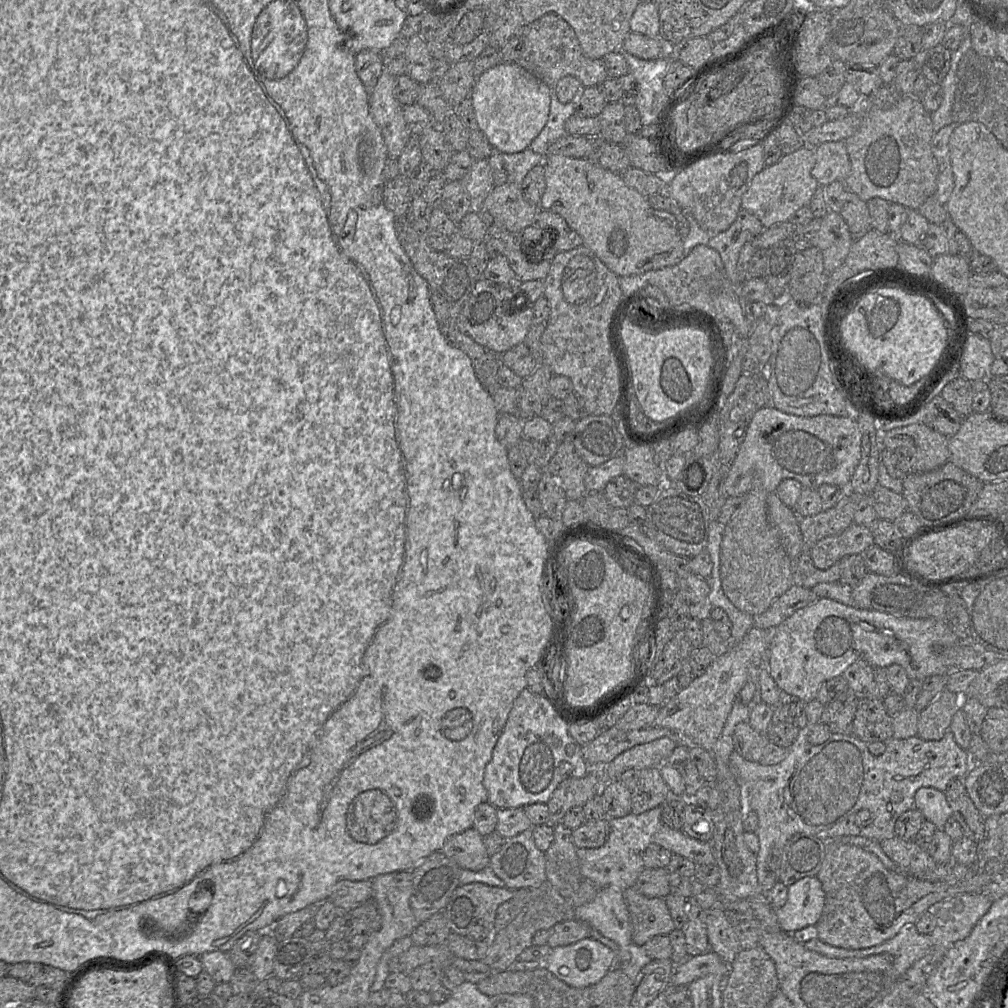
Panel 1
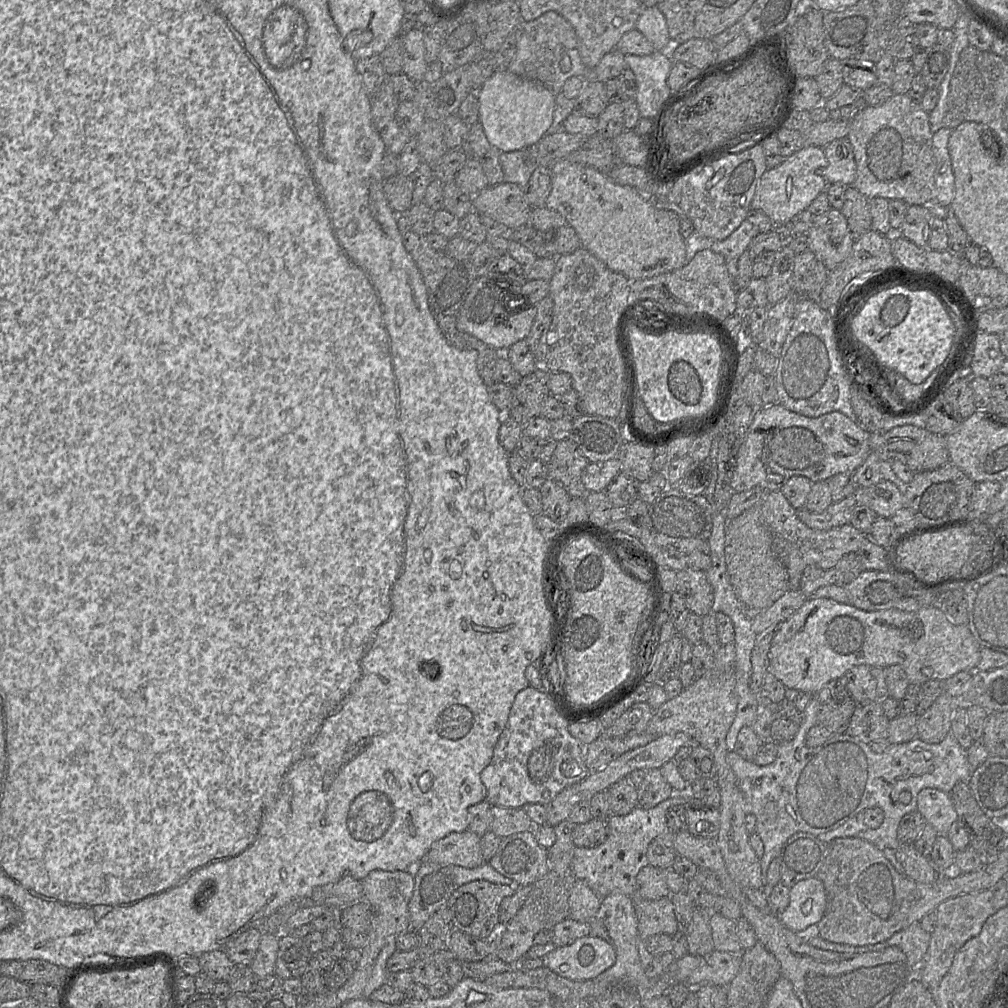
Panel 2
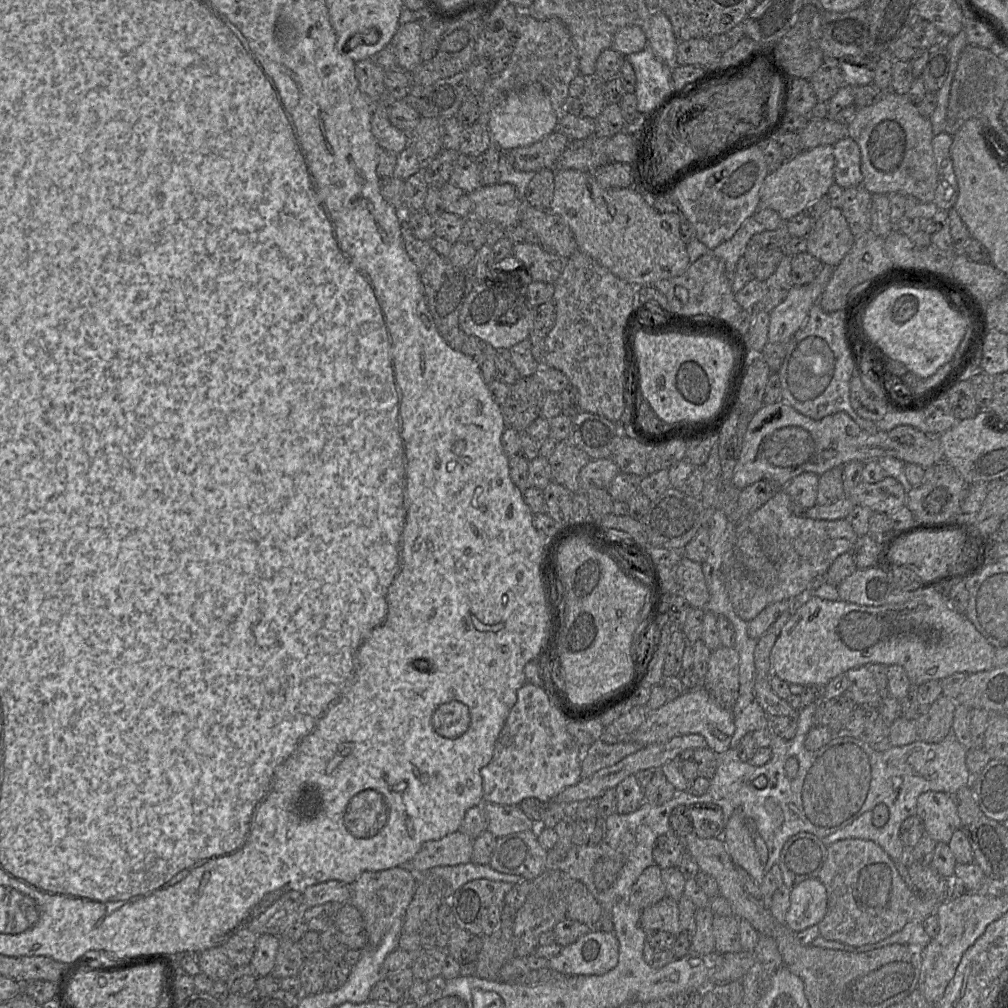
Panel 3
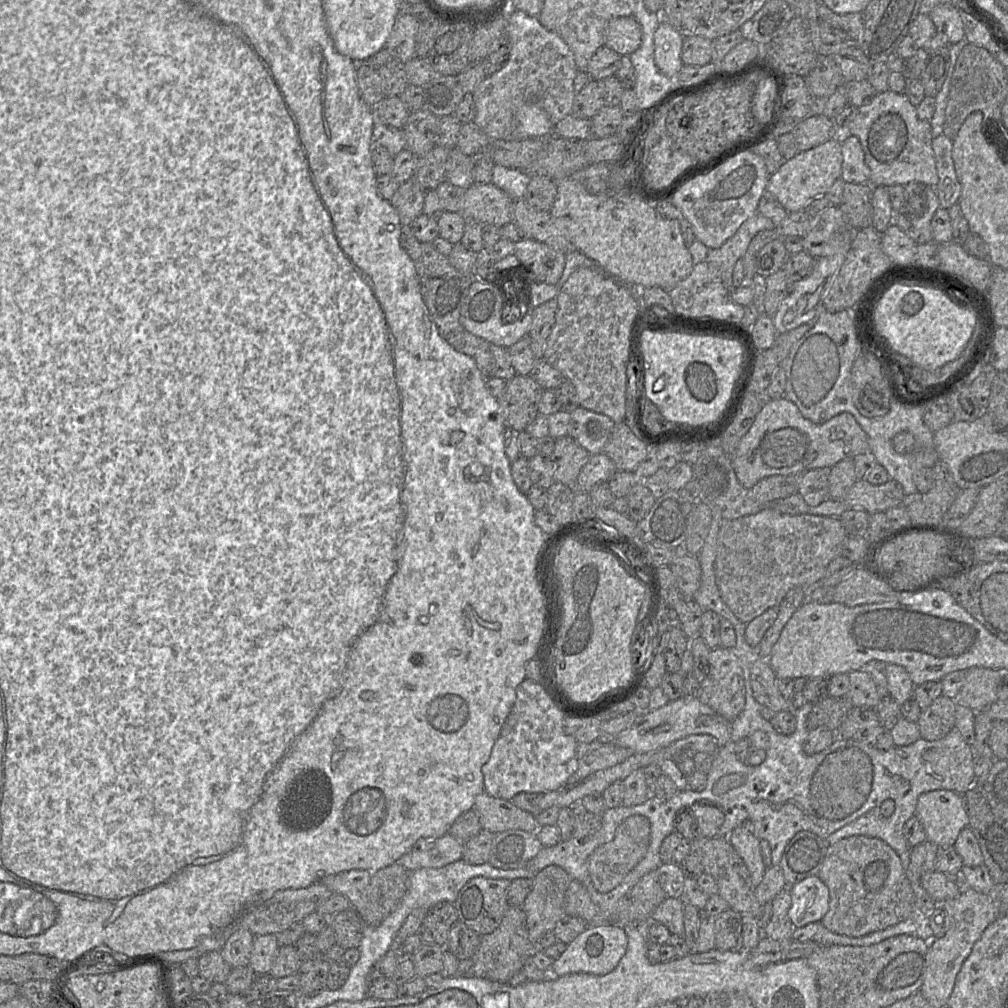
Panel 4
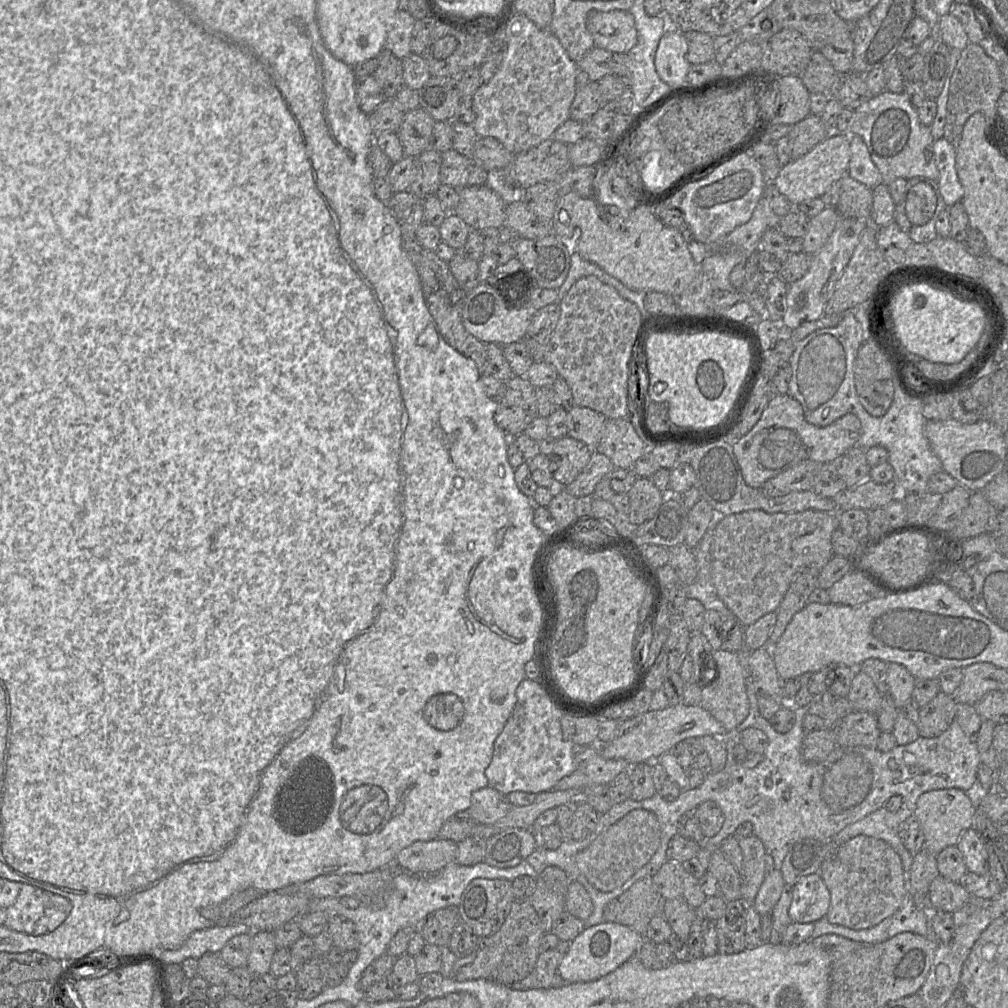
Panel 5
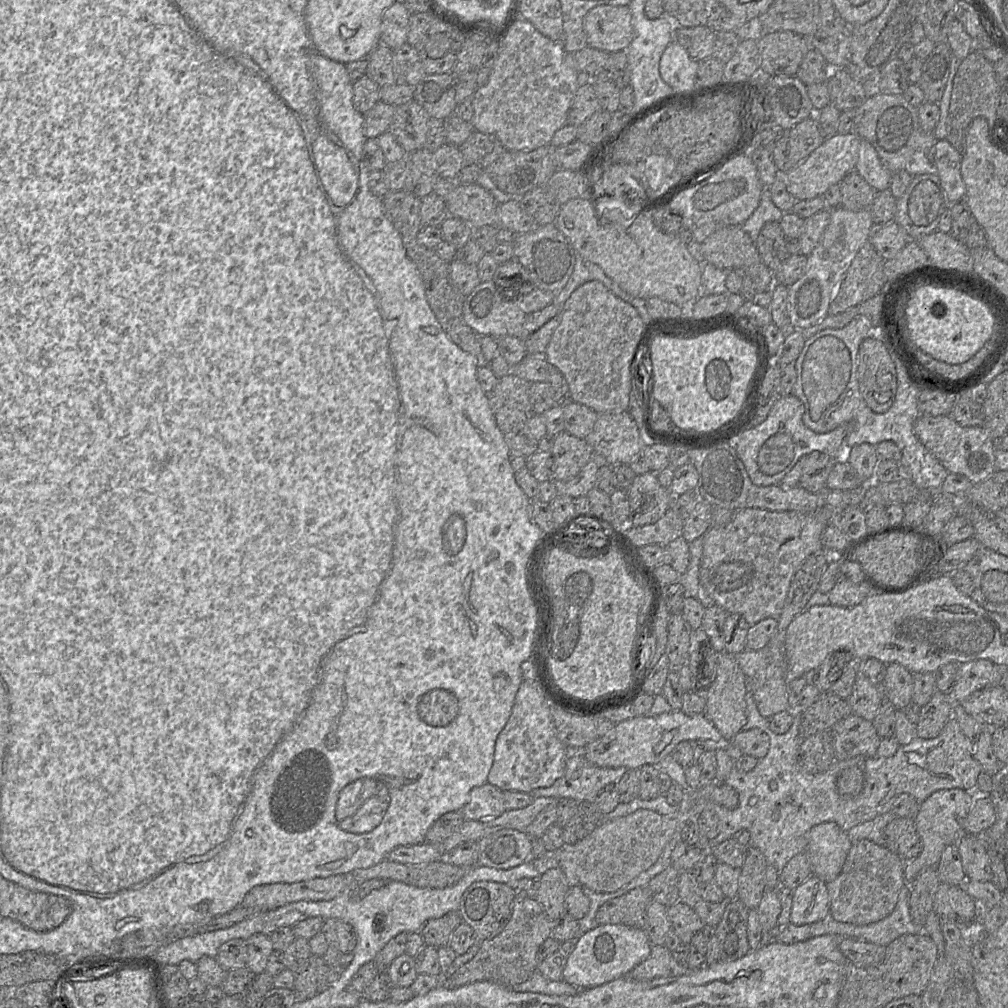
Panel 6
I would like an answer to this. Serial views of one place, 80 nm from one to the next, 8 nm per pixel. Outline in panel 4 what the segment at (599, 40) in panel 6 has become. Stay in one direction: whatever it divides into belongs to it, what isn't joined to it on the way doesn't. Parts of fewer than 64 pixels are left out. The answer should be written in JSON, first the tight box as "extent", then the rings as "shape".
{"extent":[605,16,642,55],"shape":[[[634,16],[612,19],[606,28],[605,46],[619,55],[630,55],[642,43],[642,30]]]}

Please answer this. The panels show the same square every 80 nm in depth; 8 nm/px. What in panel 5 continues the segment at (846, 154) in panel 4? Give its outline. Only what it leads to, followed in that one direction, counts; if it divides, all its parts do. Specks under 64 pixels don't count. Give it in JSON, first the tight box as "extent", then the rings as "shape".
{"extent":[847,136,882,188],"shape":[[[850,136],[851,158],[847,174],[869,188],[882,184],[881,174],[873,163],[868,148],[861,137]]]}

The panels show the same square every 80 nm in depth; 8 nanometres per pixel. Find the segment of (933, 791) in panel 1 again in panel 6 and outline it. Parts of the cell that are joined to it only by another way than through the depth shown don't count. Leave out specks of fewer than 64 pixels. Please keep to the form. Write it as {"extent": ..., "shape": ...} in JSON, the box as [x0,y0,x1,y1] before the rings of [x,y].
{"extent":[905,788,977,885],"shape":[[[960,788],[940,789],[920,803],[914,820],[922,841],[922,850],[915,858],[905,861],[905,884],[910,885],[923,869],[936,867],[944,848],[949,844],[957,844],[962,835],[961,822],[972,808],[977,795]]]}

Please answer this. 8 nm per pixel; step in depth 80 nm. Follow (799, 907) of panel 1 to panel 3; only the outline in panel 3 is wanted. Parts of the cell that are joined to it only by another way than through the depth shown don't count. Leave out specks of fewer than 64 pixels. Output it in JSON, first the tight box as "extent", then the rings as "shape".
{"extent":[785,879,827,933],"shape":[[[809,879],[791,889],[785,924],[795,933],[817,925],[827,912],[827,891],[819,879]]]}

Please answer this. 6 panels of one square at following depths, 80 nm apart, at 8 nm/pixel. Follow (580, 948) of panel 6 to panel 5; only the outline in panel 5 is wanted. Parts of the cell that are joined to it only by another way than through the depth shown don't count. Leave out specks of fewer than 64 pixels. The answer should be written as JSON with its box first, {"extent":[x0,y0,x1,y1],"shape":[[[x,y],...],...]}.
{"extent":[557,921,644,983],"shape":[[[603,921],[586,927],[572,942],[563,956],[557,973],[566,983],[591,982],[597,980],[625,963],[637,954],[644,942],[644,936],[637,931],[613,922]]]}

